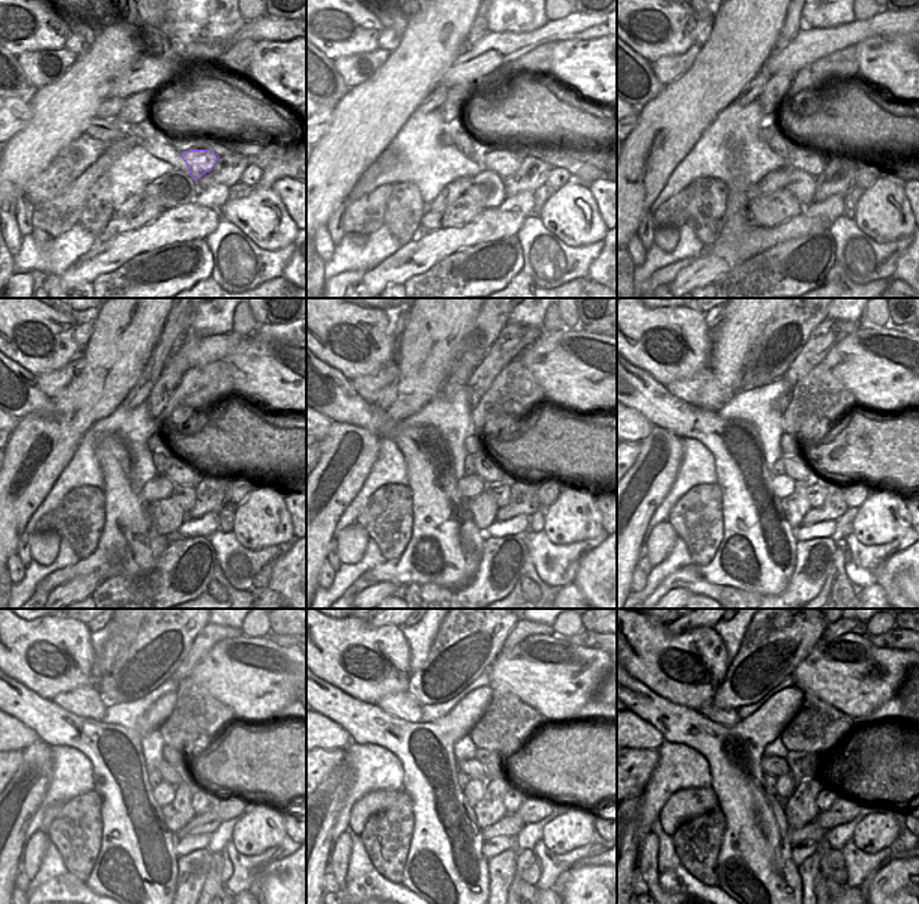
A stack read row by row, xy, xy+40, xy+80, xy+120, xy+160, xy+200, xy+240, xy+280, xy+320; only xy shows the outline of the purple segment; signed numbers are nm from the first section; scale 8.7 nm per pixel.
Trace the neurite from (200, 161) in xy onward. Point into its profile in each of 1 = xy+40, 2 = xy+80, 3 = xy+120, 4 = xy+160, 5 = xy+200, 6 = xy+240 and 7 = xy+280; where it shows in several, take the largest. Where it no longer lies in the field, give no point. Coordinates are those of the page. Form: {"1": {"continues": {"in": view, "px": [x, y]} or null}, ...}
{"1": {"continues": {"in": "xy+40", "px": [503, 161]}}, "2": {"continues": {"in": "xy+80", "px": [803, 158]}}, "3": {"continues": {"in": "xy+120", "px": [182, 473]}}, "4": {"continues": {"in": "xy+160", "px": [492, 473]}}, "5": {"continues": {"in": "xy+200", "px": [800, 473]}}, "6": {"continues": {"in": "xy+240", "px": [165, 770]}}, "7": {"continues": {"in": "xy+280", "px": [473, 768]}}}

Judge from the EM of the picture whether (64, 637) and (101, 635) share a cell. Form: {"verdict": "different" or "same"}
{"verdict": "different"}

